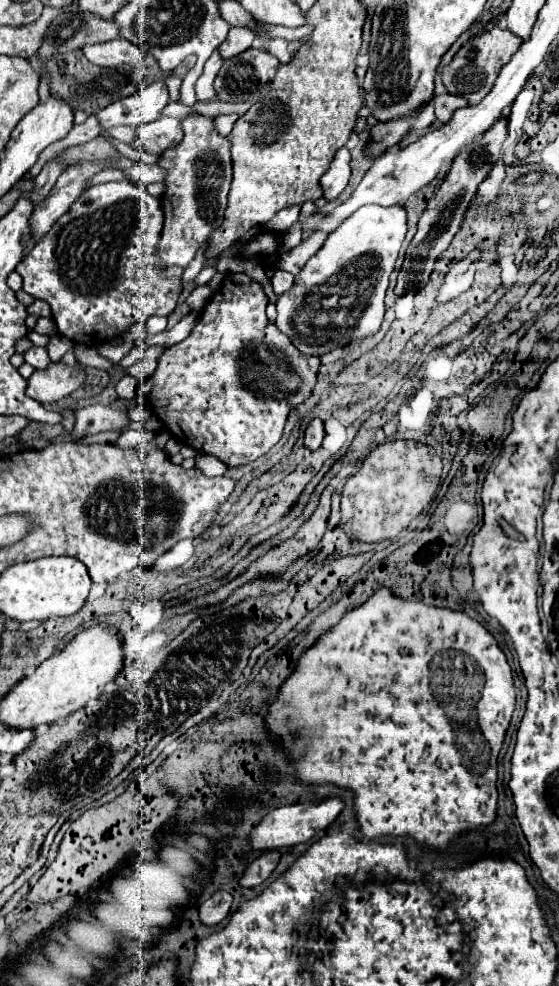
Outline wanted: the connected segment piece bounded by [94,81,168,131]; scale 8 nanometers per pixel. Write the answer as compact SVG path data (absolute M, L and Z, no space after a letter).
M156 81L142 91L124 97L94 115L100 121L100 127L104 131L110 131L112 127L118 125L128 125L128 127L140 127L150 121L156 121L162 113L162 109L168 103L168 89L164 81Z

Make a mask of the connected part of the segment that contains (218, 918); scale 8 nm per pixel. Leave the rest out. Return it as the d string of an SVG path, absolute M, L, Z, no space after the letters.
M216 891L208 901L199 906L200 921L207 926L219 924L230 912L232 895L226 891Z

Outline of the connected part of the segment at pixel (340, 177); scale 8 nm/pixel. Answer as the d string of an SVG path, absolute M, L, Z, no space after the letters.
M342 147L336 153L330 169L320 179L324 199L334 201L344 191L344 187L348 185L348 179L350 179L350 153L346 147Z

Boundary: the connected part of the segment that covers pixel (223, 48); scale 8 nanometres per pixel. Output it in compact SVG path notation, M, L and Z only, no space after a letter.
M232 27L228 33L228 39L220 45L220 55L224 59L236 57L238 53L246 51L254 41L254 31L248 27Z

